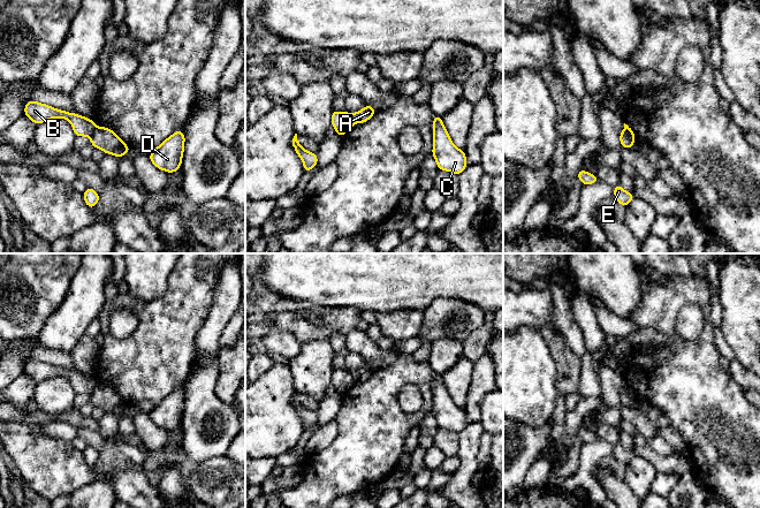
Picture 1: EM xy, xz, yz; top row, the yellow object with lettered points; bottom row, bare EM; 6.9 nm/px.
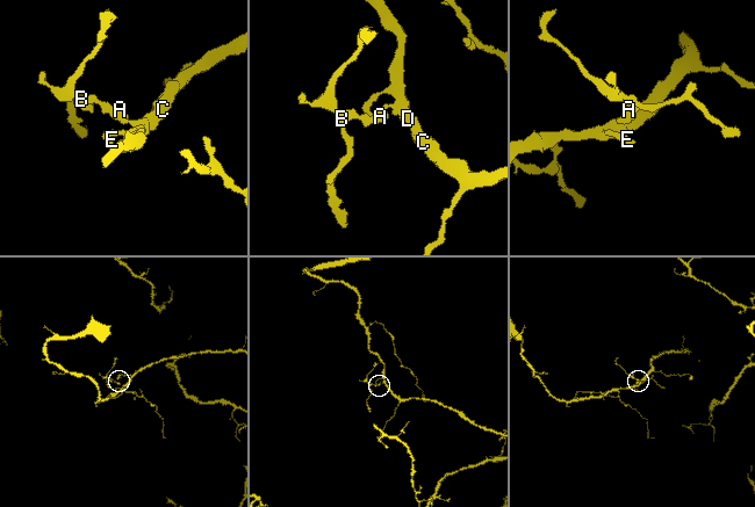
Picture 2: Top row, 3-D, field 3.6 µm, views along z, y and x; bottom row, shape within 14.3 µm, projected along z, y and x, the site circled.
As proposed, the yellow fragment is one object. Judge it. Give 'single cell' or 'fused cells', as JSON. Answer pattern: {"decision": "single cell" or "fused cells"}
{"decision": "fused cells"}

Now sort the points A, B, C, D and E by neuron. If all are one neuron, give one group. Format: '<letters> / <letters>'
A C D E / B

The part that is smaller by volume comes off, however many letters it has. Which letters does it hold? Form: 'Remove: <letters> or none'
Remove: B

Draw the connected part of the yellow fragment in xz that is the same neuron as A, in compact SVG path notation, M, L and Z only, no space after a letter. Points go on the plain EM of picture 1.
M367 363L358 370L351 372L352 378L356 381L365 381L367 380L374 372L377 367L374 367L371 363Z

